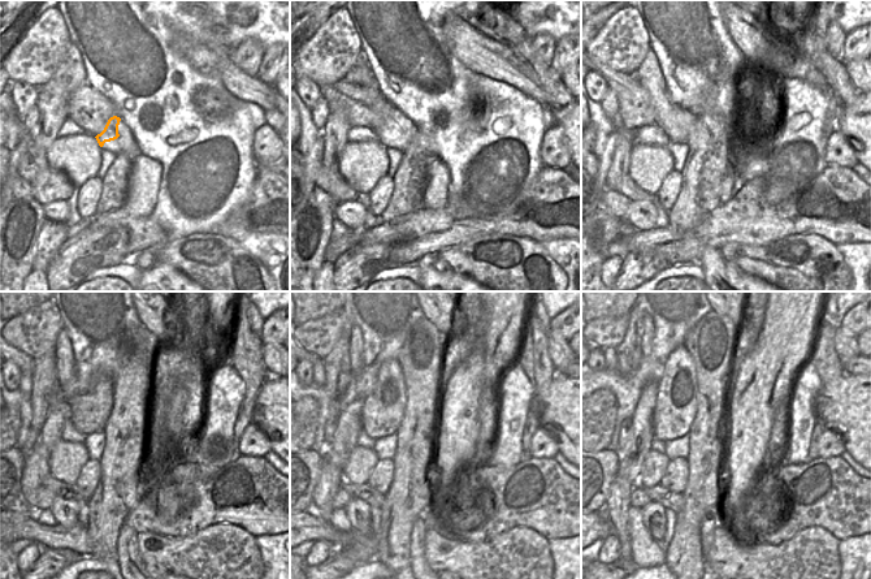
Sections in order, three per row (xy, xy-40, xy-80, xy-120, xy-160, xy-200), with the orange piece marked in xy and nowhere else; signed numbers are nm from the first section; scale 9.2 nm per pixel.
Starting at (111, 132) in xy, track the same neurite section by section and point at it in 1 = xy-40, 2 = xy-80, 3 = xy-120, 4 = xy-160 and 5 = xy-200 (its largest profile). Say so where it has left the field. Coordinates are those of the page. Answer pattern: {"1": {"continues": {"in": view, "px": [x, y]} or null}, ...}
{"1": {"continues": {"in": "xy-40", "px": [397, 128]}}, "2": {"continues": {"in": "xy-80", "px": [677, 124]}}, "3": {"continues": {"in": "xy-120", "px": [89, 413]}}, "4": {"continues": {"in": "xy-160", "px": [382, 411]}}, "5": {"continues": {"in": "xy-200", "px": [675, 407]}}}

